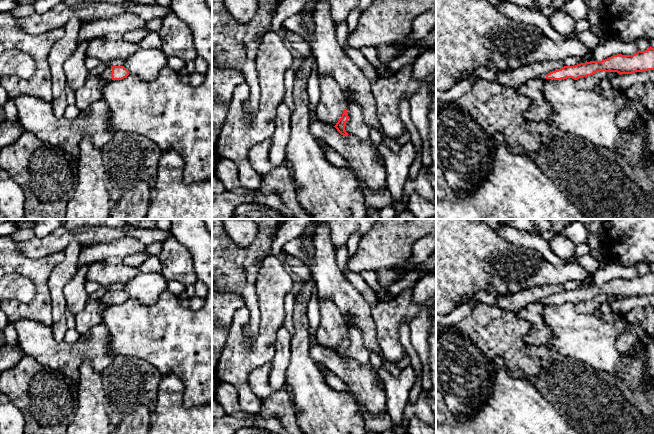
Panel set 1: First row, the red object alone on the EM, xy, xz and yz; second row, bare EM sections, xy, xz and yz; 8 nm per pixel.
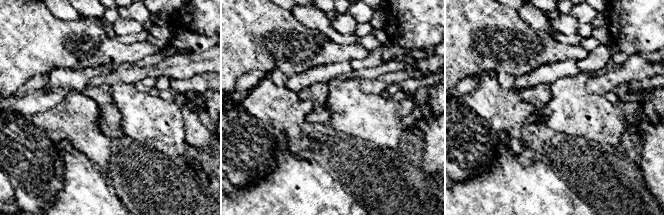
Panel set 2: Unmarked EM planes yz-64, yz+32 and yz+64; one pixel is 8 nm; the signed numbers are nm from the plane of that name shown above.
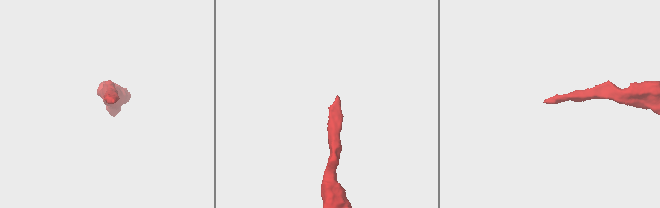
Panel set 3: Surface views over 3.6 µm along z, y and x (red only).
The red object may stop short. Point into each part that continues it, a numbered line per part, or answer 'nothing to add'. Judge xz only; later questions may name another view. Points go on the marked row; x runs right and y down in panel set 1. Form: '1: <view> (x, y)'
1: xz (331, 105)

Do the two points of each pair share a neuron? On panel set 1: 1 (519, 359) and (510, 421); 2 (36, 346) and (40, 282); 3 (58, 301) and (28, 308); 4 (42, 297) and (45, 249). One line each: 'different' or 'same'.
1: different
2: different
3: different
4: different

